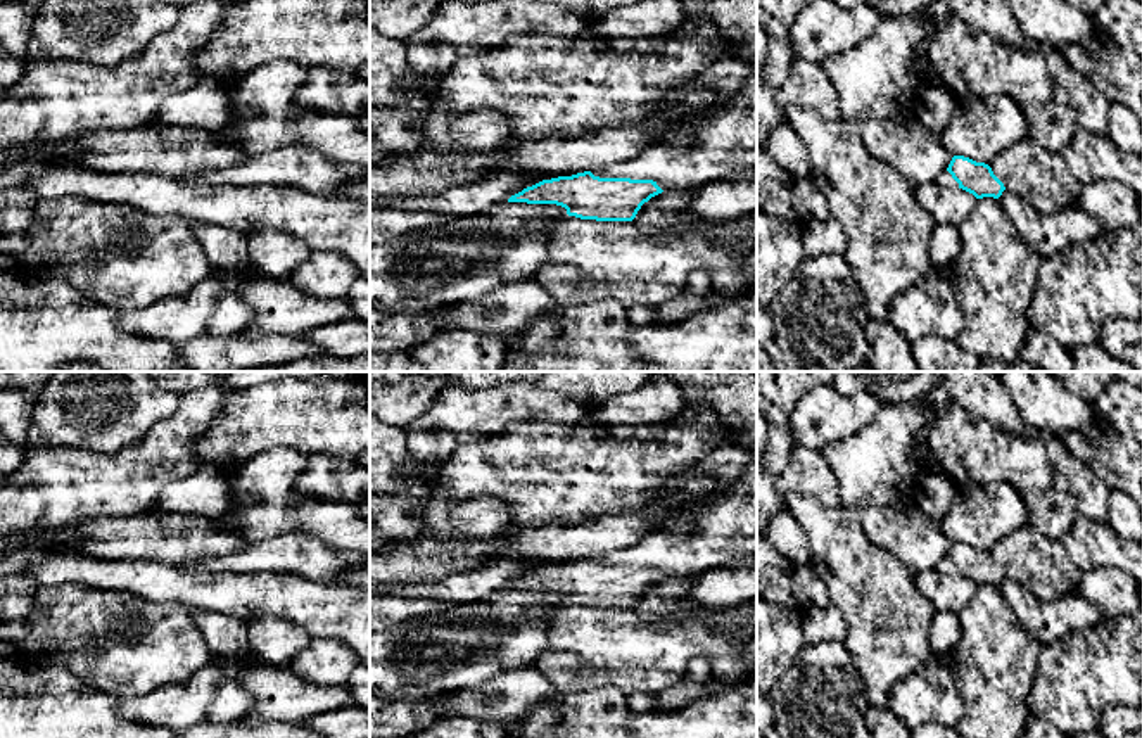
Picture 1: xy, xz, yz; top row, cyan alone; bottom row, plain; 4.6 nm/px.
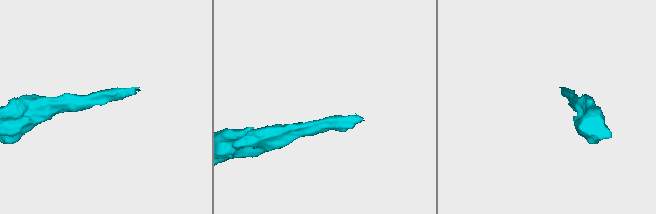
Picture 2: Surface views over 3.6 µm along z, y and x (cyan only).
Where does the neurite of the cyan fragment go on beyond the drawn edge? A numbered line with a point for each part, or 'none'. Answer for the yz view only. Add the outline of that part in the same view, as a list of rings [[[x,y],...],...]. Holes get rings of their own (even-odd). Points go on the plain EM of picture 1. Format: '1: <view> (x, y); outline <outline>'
1: yz (945, 566); outline [[[948,558],[940,560],[940,563],[936,565],[936,570],[945,576],[959,576],[959,570],[952,565]]]

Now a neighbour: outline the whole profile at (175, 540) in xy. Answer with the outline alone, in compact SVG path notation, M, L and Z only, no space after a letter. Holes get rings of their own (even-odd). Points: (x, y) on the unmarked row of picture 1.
M157 508L131 515L92 517L54 539L36 532L26 544L36 550L71 544L85 557L168 567L197 567L238 555L251 546L240 531L218 529L211 517L166 513Z

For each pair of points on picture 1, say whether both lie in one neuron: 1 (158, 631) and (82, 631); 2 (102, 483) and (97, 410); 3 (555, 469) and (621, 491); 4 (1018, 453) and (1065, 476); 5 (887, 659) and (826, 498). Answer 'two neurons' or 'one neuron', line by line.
1: one neuron
2: two neurons
3: one neuron
4: two neurons
5: two neurons

